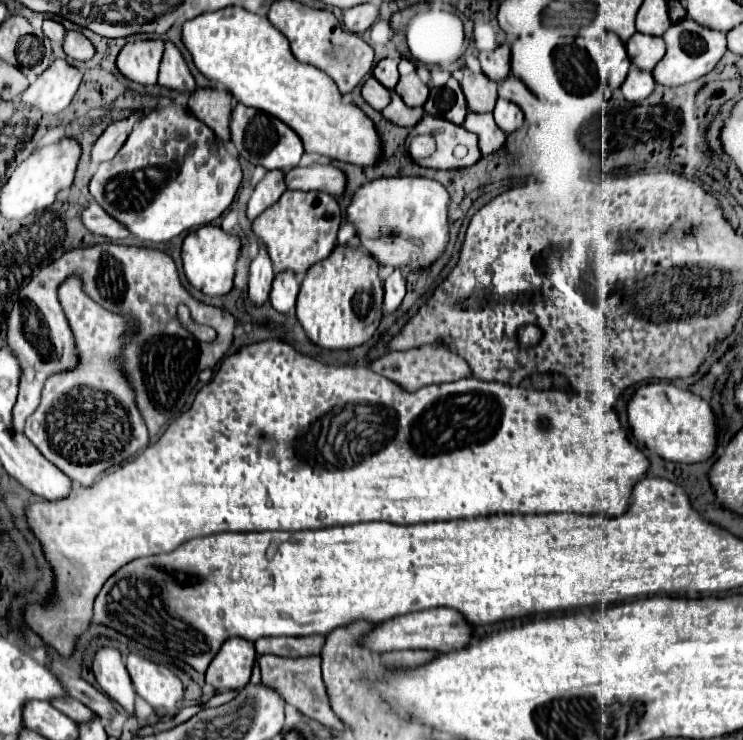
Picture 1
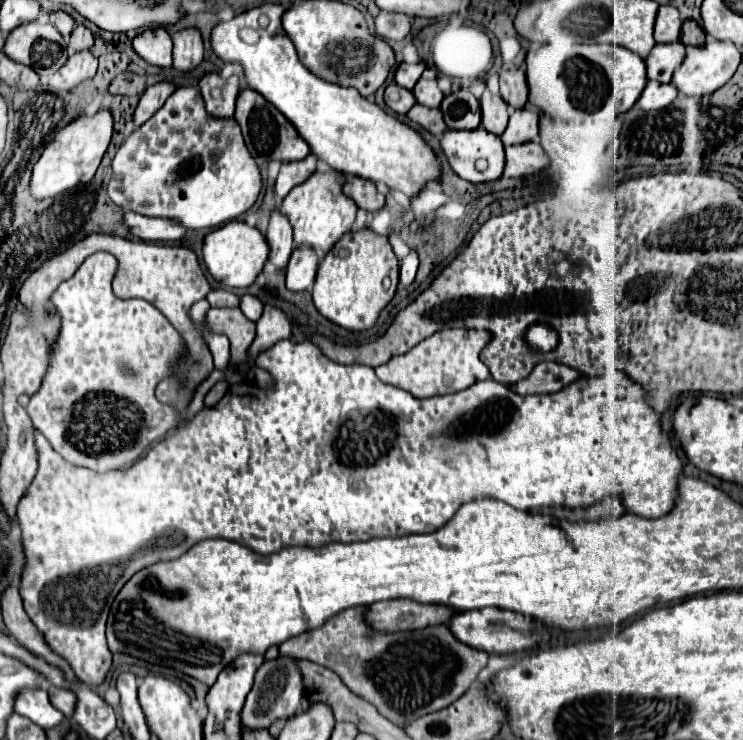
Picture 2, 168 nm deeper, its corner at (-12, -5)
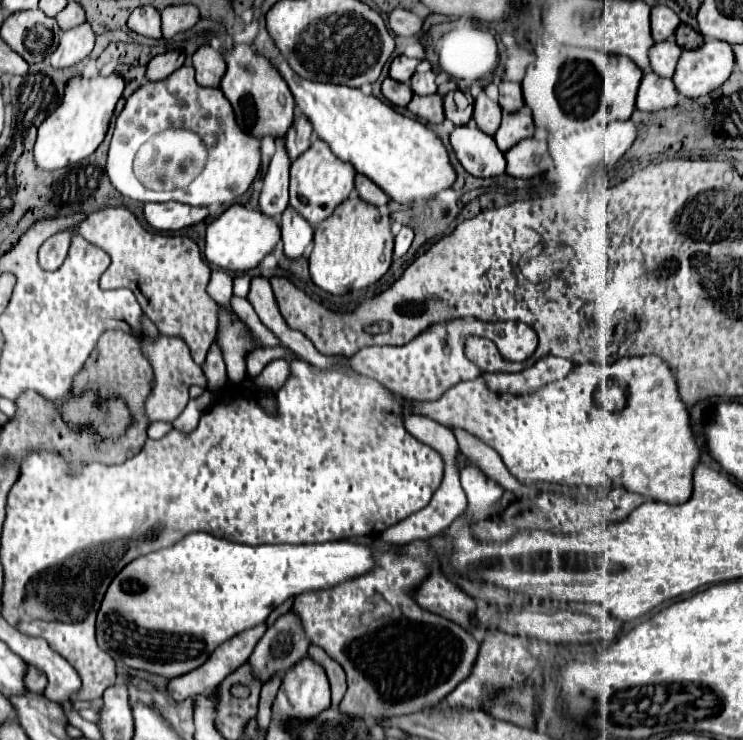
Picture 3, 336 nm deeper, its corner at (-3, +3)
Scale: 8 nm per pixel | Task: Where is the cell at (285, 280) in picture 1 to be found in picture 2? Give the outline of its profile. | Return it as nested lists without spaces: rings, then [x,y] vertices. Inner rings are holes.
[[[296,247],[286,267],[286,287],[290,291],[310,291],[318,269],[318,257],[312,247]]]

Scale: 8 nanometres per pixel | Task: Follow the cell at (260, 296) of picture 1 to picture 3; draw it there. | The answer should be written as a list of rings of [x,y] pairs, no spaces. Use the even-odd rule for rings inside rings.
[[[277,141],[277,153],[271,159],[269,171],[263,179],[263,189],[259,195],[259,211],[275,221],[281,219],[283,211],[289,205],[289,167],[291,161],[283,151],[283,143]]]

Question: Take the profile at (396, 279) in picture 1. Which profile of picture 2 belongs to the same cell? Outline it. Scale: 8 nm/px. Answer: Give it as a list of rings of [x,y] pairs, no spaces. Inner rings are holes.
[[[412,249],[404,259],[402,259],[402,265],[400,265],[400,283],[402,285],[410,285],[416,277],[416,269],[418,269],[418,253]]]

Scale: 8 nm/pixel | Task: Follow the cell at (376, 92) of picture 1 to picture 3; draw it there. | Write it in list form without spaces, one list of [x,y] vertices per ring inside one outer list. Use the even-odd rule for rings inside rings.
[[[389,77],[383,81],[381,91],[383,91],[383,97],[385,97],[389,103],[397,105],[397,107],[407,107],[407,103],[409,103],[411,97],[413,97],[413,91],[411,91],[409,85],[399,83],[399,81],[393,81],[393,79],[389,79]]]

